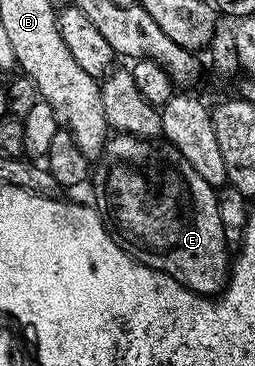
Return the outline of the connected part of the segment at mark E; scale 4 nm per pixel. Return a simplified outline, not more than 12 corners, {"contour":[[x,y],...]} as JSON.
{"contour":[[109,136],[94,208],[195,293],[230,276],[218,193],[172,145]]}

